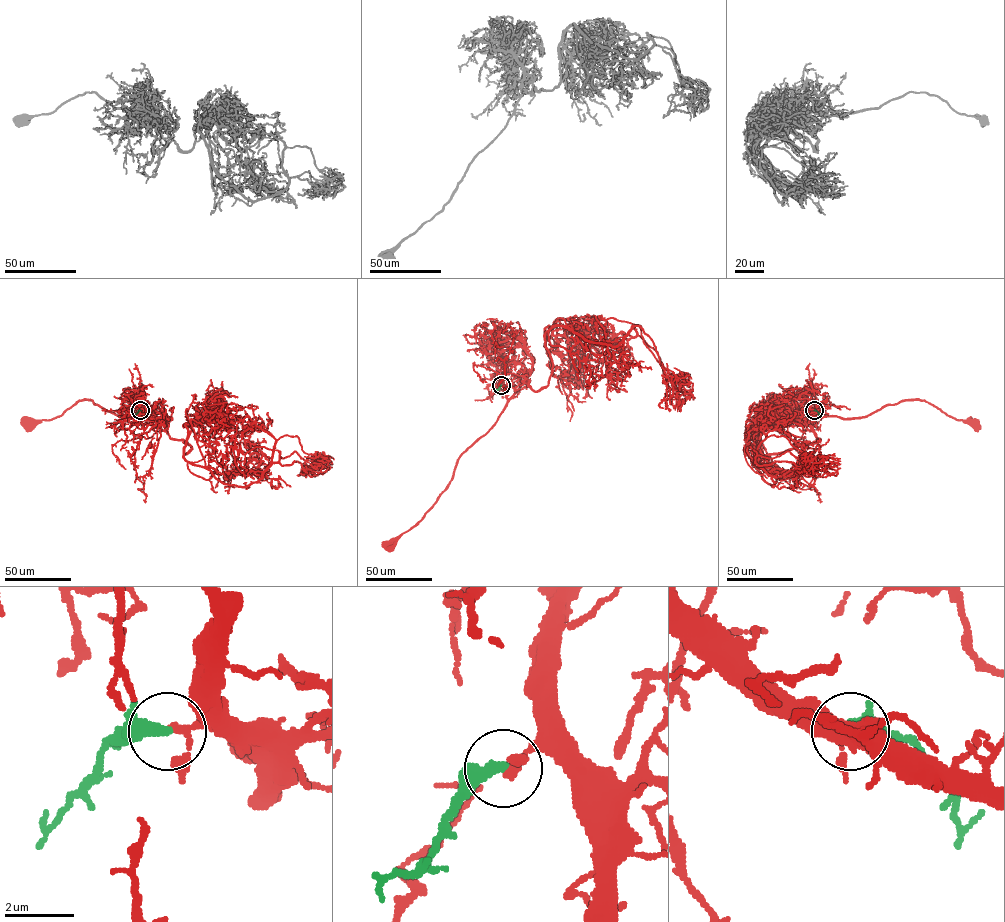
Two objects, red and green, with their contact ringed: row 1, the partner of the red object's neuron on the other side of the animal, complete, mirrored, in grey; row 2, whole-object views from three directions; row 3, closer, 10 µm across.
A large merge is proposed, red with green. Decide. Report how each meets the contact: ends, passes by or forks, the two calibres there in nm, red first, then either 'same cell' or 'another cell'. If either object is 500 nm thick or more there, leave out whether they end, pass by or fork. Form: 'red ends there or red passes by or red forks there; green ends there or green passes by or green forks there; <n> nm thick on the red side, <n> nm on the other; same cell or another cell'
red passes by; green ends there; 160 nm thick on the red side, 380 nm on the other; same cell

